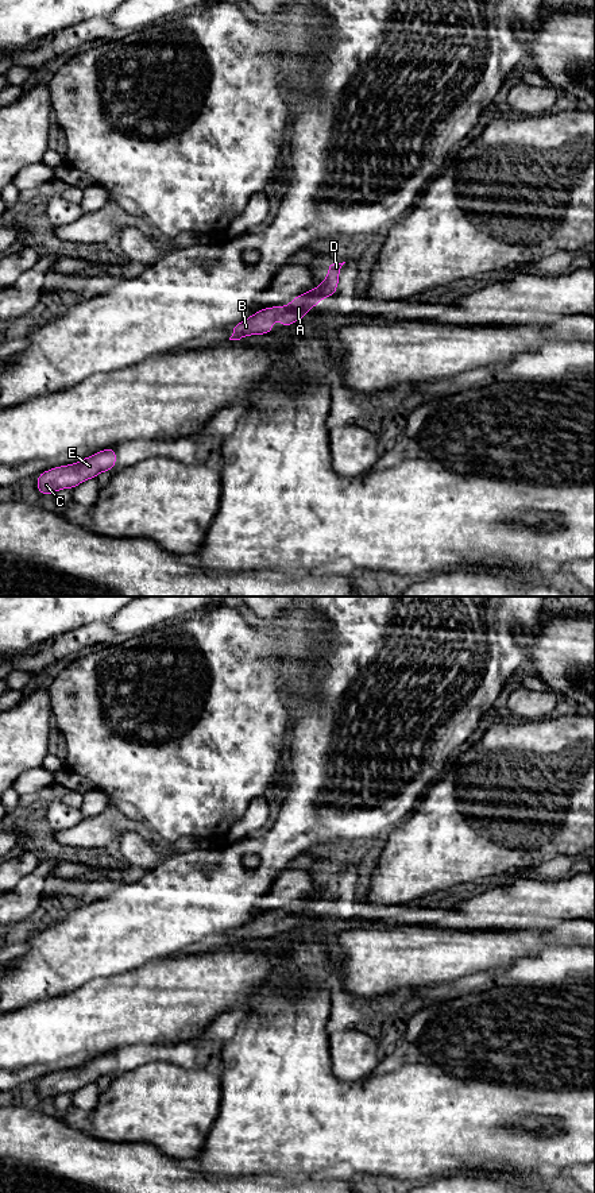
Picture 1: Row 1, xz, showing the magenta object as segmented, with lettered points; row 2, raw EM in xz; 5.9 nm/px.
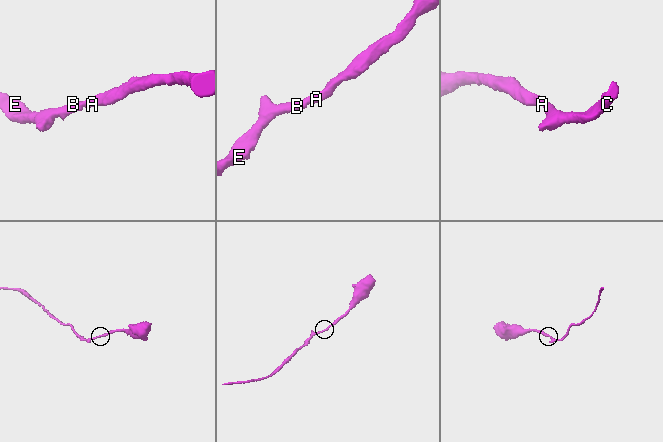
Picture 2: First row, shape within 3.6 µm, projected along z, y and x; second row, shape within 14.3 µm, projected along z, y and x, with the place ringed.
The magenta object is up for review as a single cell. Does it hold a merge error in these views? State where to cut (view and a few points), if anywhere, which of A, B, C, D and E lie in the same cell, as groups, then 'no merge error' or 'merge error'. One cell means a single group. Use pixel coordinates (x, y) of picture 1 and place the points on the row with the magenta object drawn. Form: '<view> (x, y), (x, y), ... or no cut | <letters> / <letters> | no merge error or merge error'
no cut | A B C D E | no merge error

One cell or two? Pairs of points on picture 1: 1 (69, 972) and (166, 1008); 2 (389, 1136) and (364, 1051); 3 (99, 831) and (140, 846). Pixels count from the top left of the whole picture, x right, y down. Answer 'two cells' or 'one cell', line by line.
1: two cells
2: two cells
3: two cells

